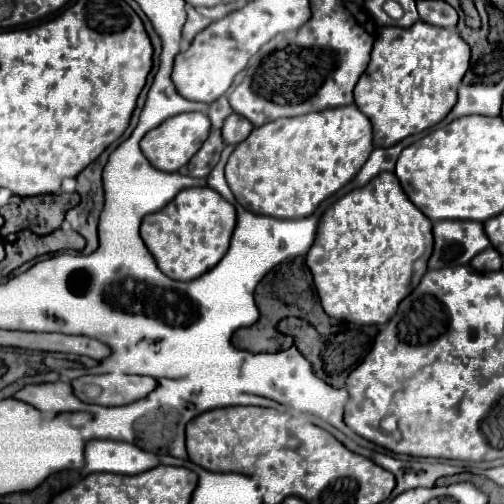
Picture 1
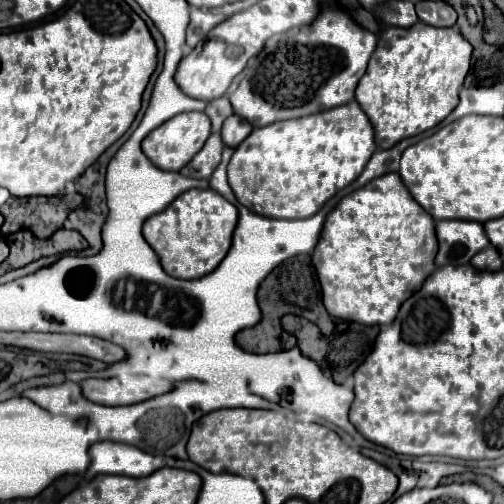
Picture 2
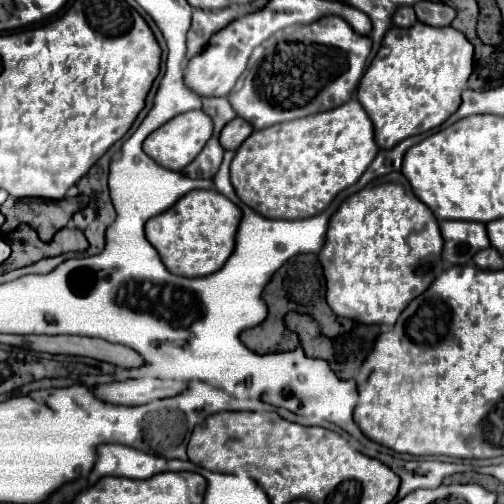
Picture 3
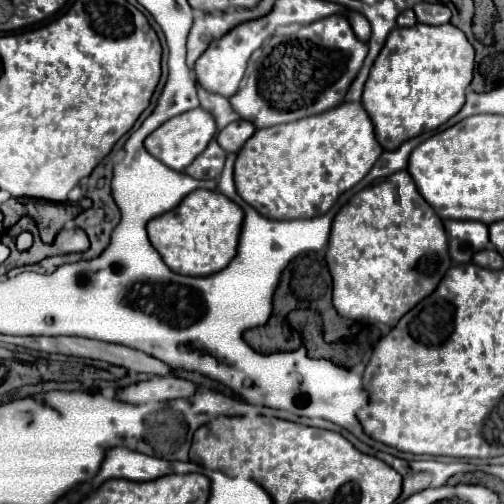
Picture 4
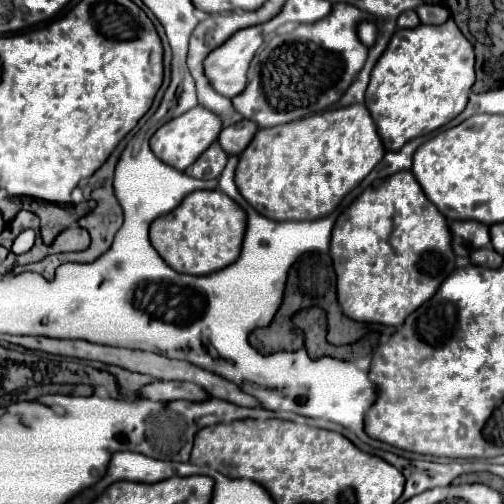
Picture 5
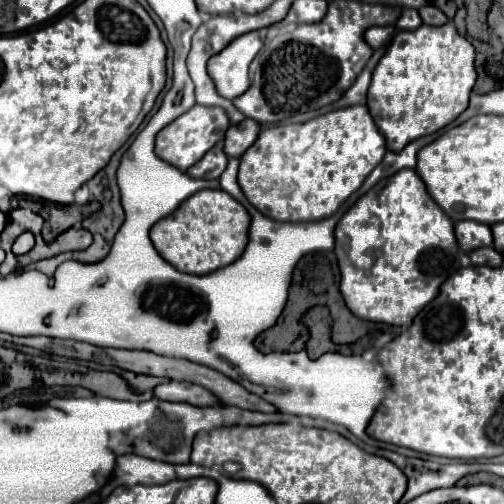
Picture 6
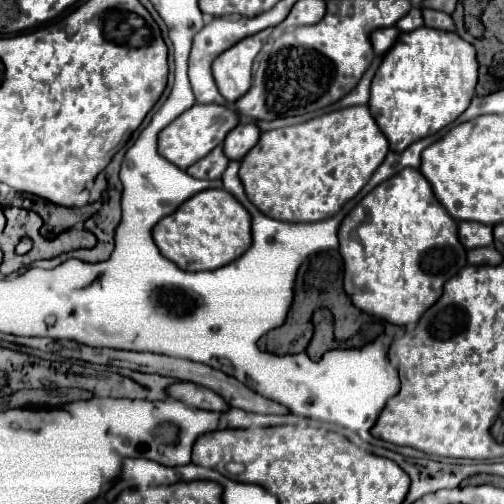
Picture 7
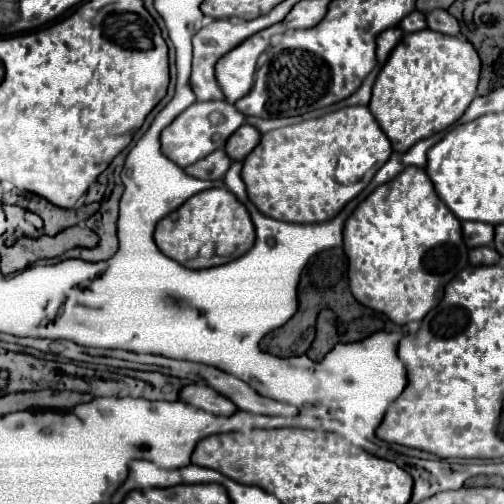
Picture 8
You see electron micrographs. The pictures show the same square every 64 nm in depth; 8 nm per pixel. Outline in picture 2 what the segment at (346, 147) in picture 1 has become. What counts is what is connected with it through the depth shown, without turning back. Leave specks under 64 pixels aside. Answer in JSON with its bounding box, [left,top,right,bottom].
[228,100,374,218]

